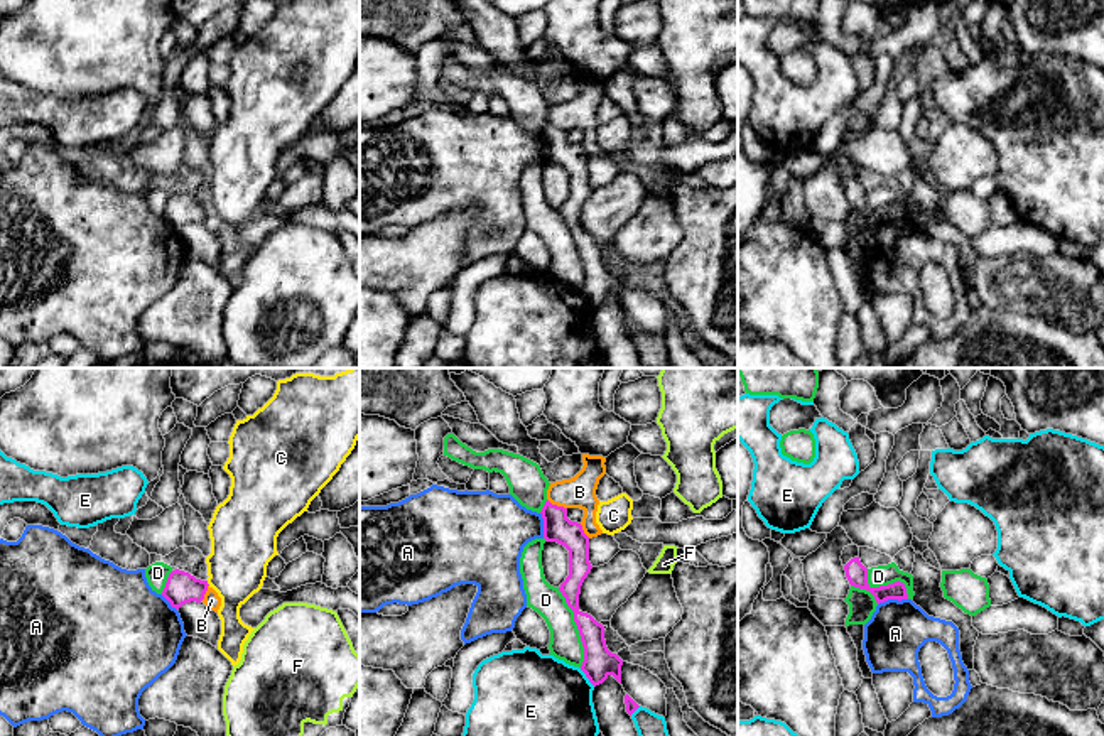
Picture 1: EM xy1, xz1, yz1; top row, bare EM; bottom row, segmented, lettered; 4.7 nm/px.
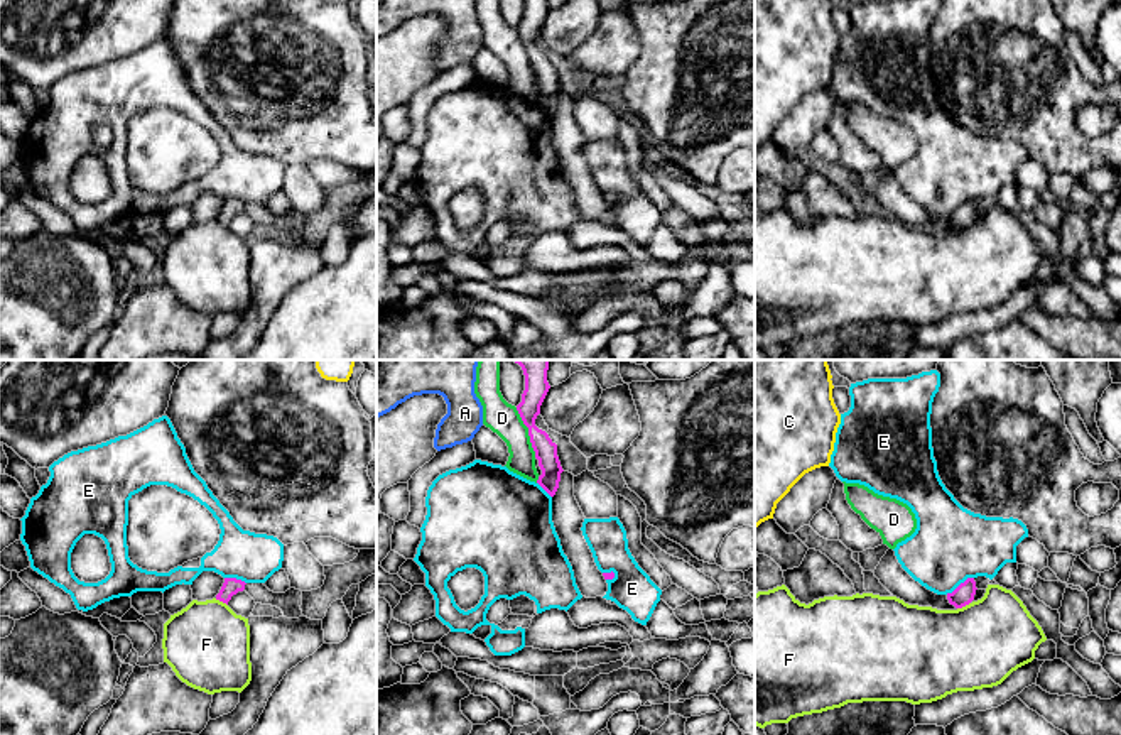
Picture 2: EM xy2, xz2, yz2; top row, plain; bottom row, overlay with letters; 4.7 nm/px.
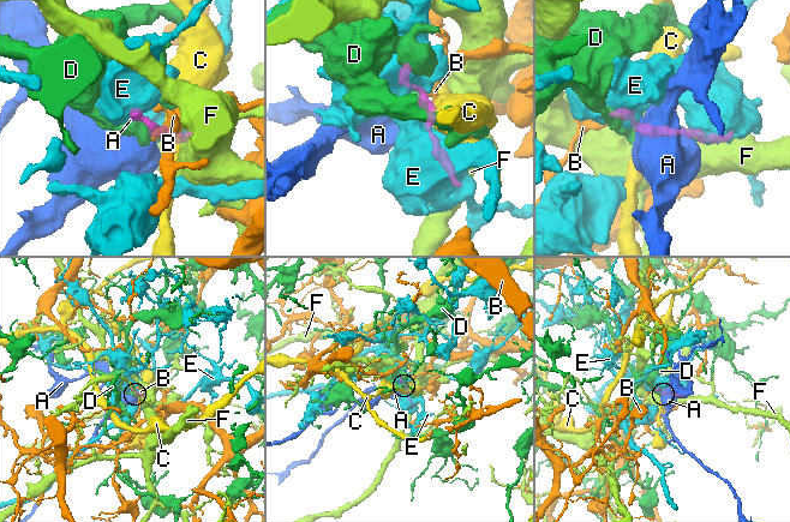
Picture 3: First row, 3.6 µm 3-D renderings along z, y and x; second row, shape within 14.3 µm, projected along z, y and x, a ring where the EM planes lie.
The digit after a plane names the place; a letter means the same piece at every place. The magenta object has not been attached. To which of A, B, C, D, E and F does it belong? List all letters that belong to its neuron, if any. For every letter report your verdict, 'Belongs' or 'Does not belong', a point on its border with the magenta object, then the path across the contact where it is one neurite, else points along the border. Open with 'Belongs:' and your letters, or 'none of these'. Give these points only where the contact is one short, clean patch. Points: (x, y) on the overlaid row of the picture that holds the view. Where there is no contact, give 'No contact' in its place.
Belongs: none of these
A: Does not belong. Touches magenta at yz1 (892, 598). Boundary: yz1 (907, 598), (885, 600), (878, 605)
B: Does not belong. Touches magenta at xz1 (556, 505). Boundary: xz1 (547, 498), (566, 508)
C: Does not belong. Touches magenta at xy1 (206, 583). Boundary: xy1 (206, 581), (210, 584)
D: Does not belong. Touches magenta at yz1 (885, 586)
E: Does not belong. Touches magenta at yz2 (961, 583)
F: Does not belong. Touches magenta at yz2 (963, 605). Boundary: yz2 (969, 602), (958, 609)

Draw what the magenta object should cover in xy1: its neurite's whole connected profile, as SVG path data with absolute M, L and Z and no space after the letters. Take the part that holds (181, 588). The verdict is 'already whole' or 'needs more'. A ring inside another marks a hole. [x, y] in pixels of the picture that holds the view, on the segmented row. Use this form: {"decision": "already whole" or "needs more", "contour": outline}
{"decision": "already whole", "contour": "M176 569L169 574L162 596L172 608L179 609L191 601L201 603L208 586L208 581L196 579L189 572Z"}

